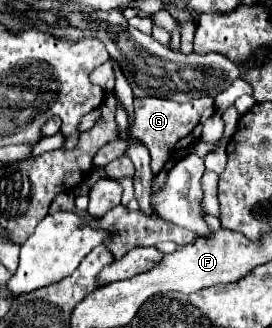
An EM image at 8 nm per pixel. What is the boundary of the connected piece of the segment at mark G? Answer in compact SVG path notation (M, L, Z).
M201 96L191 102L173 102L165 98L135 98L135 124L131 128L133 136L141 138L151 152L151 172L157 174L173 152L179 148L189 148L199 140L199 128L205 120L213 116L213 98Z

